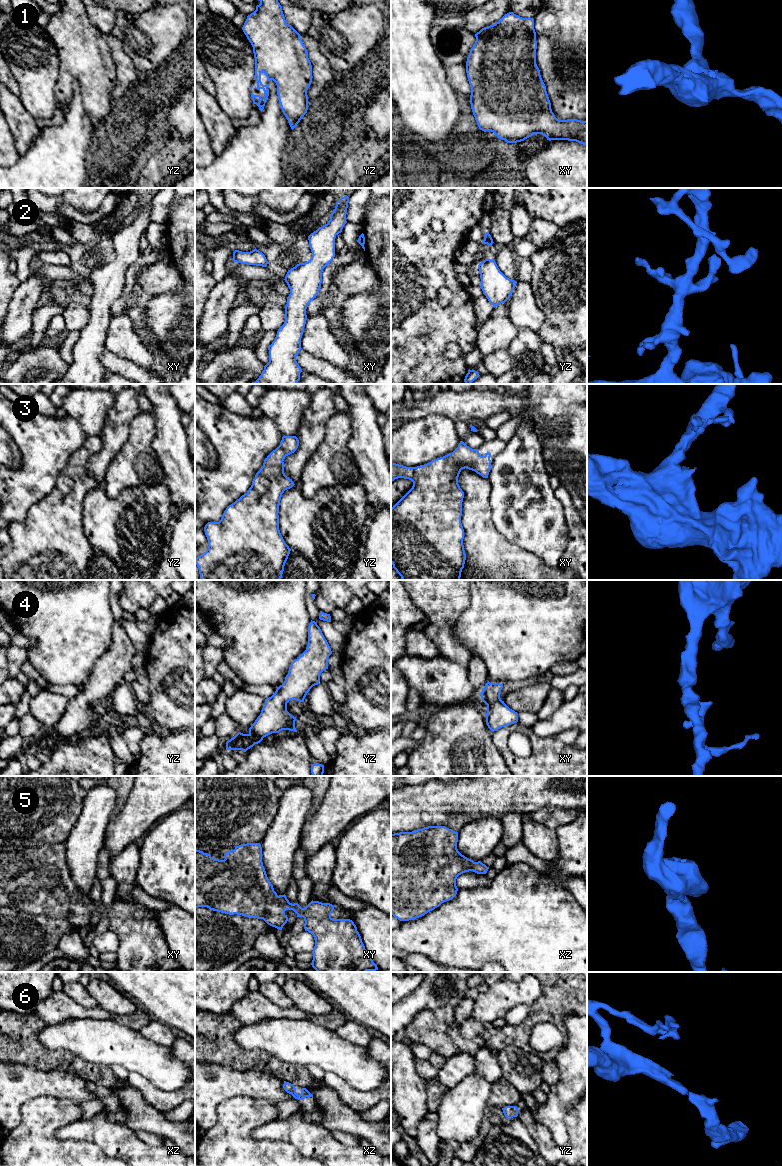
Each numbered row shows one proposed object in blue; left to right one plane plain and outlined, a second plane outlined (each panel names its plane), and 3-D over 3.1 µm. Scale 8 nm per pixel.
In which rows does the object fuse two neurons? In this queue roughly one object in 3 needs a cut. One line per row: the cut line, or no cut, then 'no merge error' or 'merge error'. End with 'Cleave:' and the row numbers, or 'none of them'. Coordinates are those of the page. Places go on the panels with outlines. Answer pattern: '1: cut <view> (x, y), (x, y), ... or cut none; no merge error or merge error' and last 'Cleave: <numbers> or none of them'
1: cut none; no merge error
2: cut none; no merge error
3: cut none; no merge error
4: cut none; no merge error
5: cut none; no merge error
6: cut none; no merge error
Cleave: none of them

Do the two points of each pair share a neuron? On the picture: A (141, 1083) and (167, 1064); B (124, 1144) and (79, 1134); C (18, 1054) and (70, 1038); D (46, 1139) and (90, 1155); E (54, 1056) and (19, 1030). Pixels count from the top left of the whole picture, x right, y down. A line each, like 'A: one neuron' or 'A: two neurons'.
A: two neurons
B: one neuron
C: two neurons
D: one neuron
E: one neuron

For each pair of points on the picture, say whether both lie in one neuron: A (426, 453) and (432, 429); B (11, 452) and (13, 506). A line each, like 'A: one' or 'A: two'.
A: one
B: two

